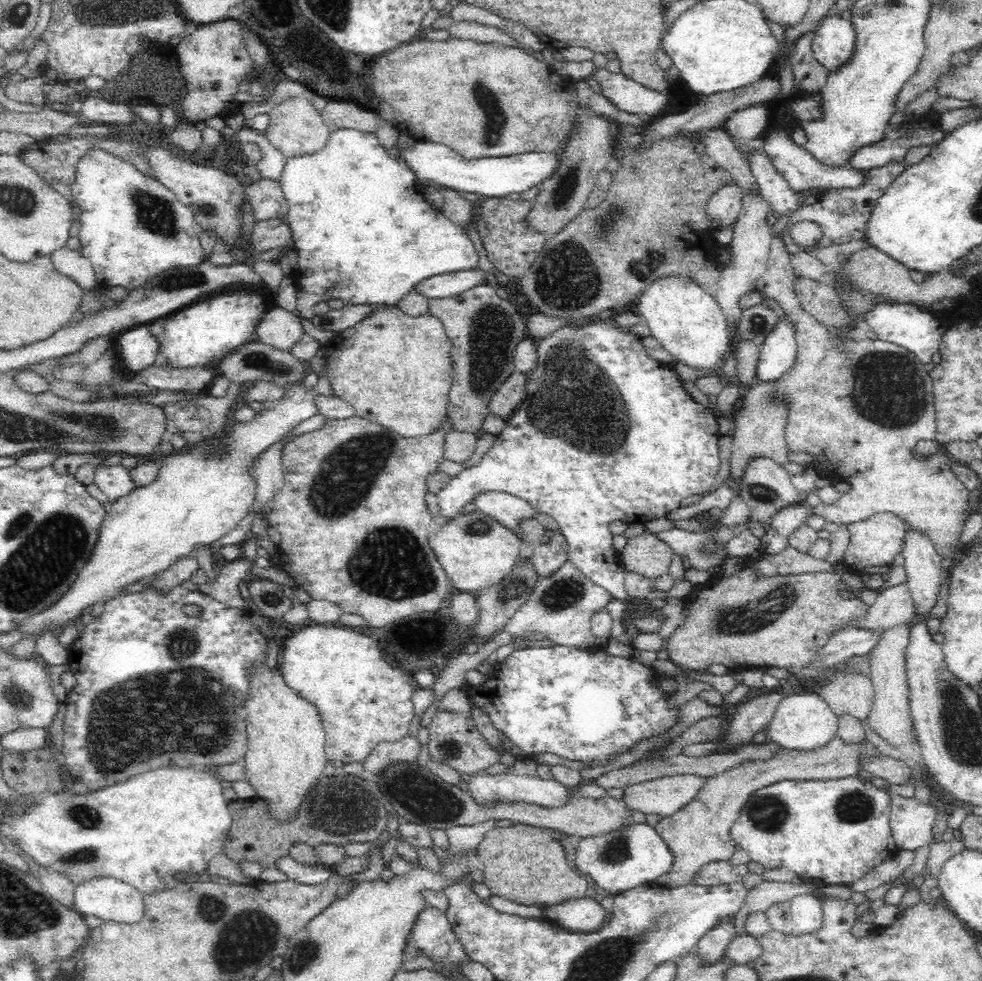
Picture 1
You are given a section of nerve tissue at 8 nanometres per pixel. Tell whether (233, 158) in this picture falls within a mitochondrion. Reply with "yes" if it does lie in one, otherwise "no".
no

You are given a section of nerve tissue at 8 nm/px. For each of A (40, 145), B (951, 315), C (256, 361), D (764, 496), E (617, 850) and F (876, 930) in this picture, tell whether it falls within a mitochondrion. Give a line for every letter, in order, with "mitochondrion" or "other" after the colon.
A: other
B: other
C: mitochondrion
D: mitochondrion
E: mitochondrion
F: other

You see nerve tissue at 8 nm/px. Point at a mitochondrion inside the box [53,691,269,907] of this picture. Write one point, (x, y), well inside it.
(85, 816)

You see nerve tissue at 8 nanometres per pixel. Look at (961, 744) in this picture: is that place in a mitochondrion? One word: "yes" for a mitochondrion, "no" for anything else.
yes

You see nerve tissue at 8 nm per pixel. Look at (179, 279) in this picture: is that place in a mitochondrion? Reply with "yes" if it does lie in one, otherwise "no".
yes

